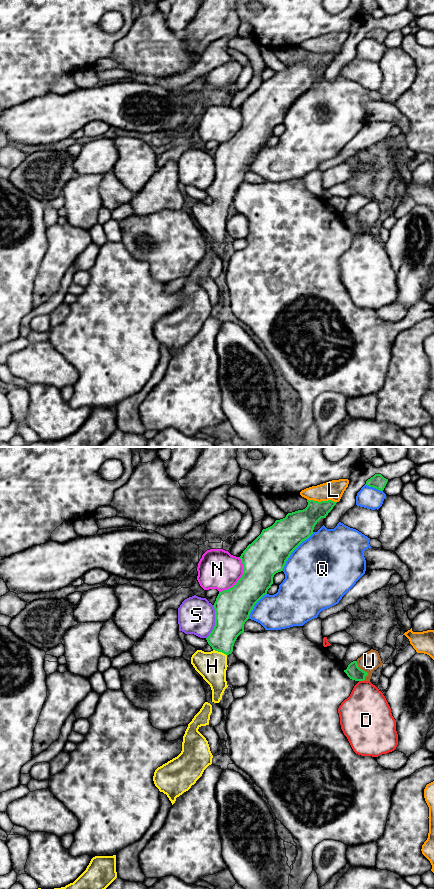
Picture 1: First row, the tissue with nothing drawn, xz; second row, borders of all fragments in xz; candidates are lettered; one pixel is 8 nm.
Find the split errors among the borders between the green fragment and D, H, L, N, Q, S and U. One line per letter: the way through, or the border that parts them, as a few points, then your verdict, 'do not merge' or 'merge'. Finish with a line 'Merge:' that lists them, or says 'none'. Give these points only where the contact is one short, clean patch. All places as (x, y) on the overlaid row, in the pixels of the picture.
D: border xz (359, 680), (363, 681); do not merge
H: way xz (229, 622), (222, 638), (220, 651), (212, 666); merge
L: do not merge
N: border xz (240, 557), (242, 576), (231, 587), (219, 592); do not merge
Q: do not merge
S: border xz (213, 605), (214, 628), (206, 638); do not merge
U: border xz (356, 661), (357, 665), (367, 673), (364, 680); do not merge
Merge: H

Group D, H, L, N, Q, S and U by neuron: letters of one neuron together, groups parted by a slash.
D / H / L / N / Q / S / U

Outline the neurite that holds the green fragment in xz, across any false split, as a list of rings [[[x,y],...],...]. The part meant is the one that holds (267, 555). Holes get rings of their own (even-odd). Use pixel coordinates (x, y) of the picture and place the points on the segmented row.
[[[308,500],[308,505],[303,510],[288,513],[285,518],[276,520],[275,523],[263,529],[261,534],[247,546],[240,556],[243,564],[243,575],[230,589],[219,592],[214,603],[215,626],[206,638],[212,647],[211,652],[197,650],[191,657],[191,664],[195,670],[210,685],[212,702],[219,703],[225,689],[227,656],[232,653],[237,637],[244,632],[244,624],[249,619],[255,604],[267,594],[273,584],[276,573],[283,571],[286,561],[291,553],[312,534],[315,525],[321,518],[326,518],[337,502]]]

